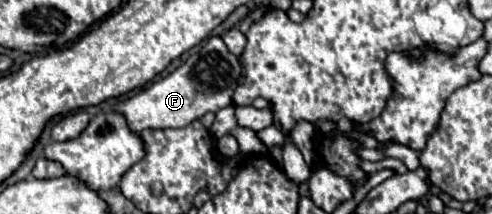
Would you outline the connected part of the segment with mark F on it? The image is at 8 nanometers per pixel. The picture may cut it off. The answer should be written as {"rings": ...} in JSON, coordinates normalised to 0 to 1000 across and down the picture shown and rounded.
{"rings":[[[427,173],[419,210],[386,257],[358,332],[313,379],[305,407],[280,425],[272,453],[236,491],[236,519],[248,528],[268,612],[285,621],[289,603],[341,603],[341,593],[378,593],[382,575],[407,556],[423,519],[447,519],[472,481],[476,416],[484,407],[488,285],[463,238],[447,173]]]}

